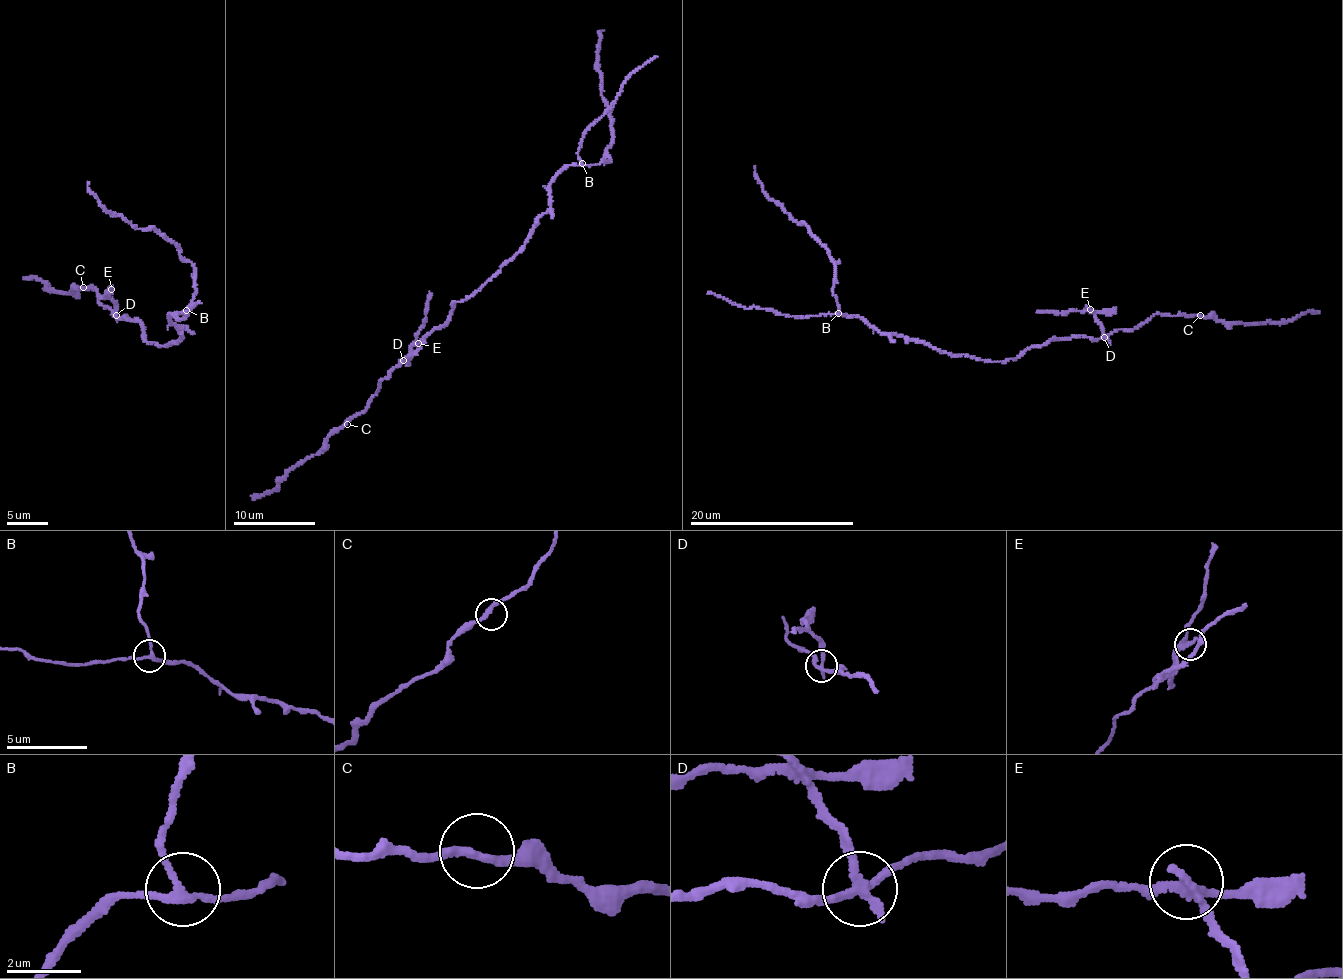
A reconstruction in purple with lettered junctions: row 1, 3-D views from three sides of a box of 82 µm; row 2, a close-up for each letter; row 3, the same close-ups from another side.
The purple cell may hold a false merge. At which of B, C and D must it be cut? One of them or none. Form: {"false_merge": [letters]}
{"false_merge": ["D"]}

